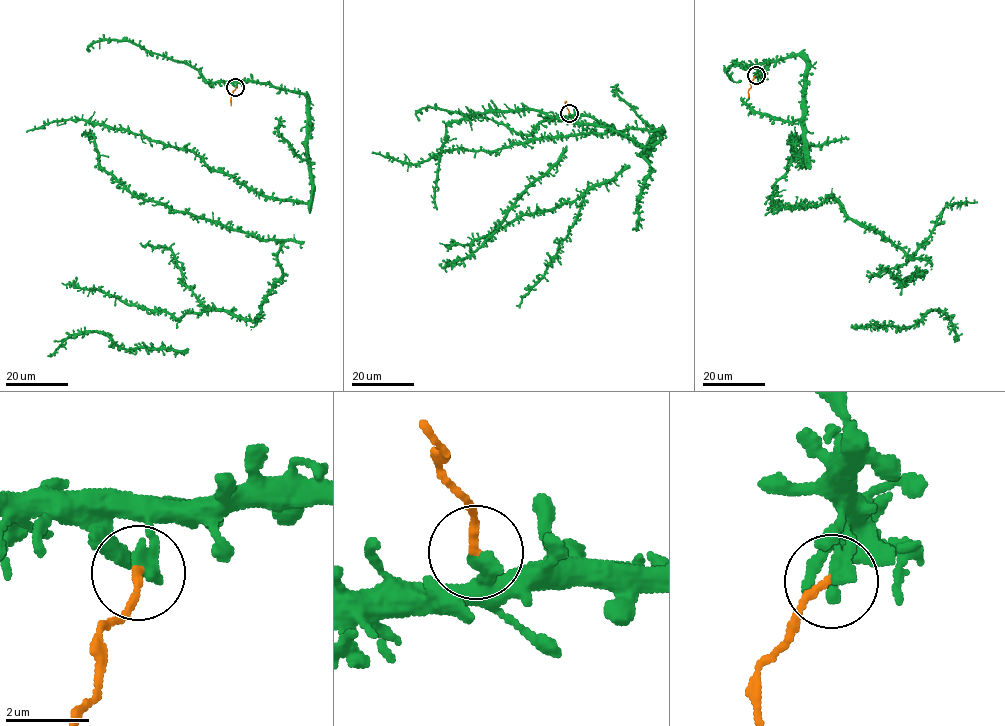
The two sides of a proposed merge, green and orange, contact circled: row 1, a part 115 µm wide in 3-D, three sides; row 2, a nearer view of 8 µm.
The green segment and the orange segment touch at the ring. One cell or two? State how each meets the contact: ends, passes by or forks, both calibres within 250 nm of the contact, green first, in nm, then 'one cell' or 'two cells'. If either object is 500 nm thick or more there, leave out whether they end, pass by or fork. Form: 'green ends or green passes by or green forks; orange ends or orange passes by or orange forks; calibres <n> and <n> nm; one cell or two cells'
green ends; orange ends; calibres 360 and 180 nm; two cells

